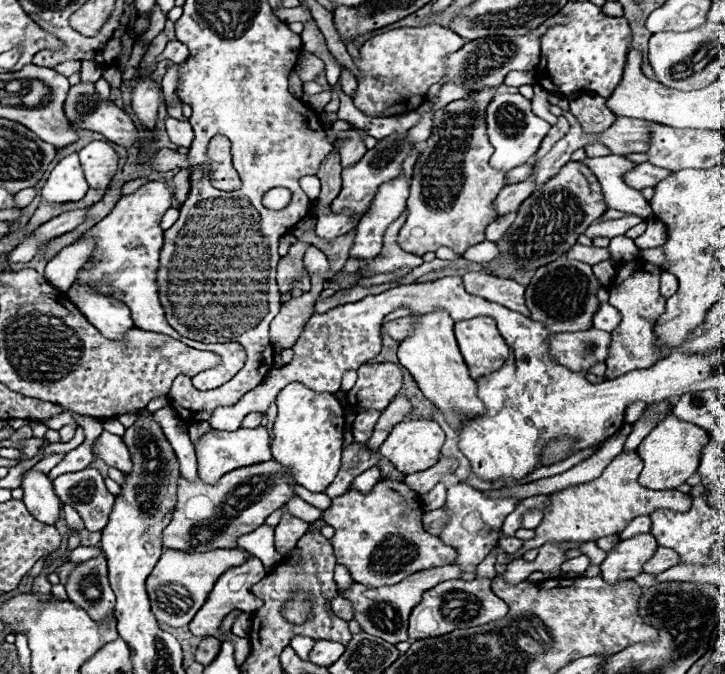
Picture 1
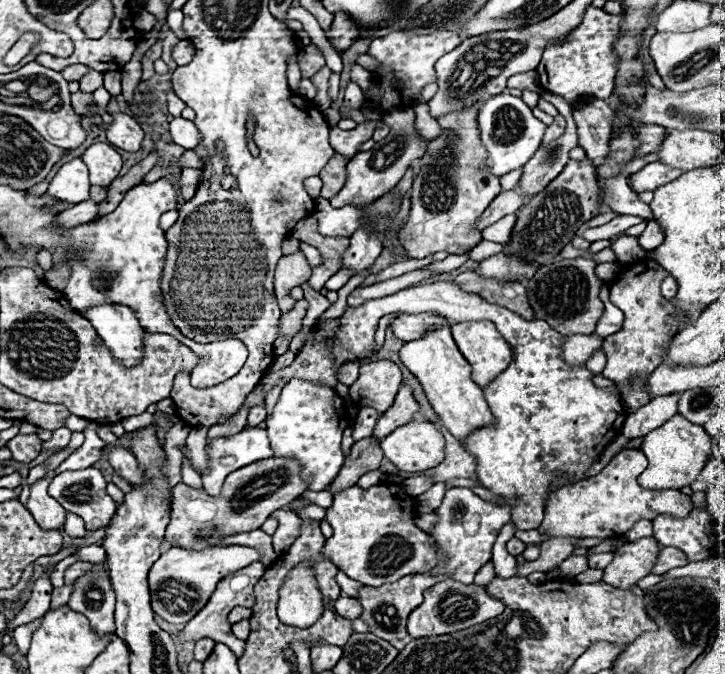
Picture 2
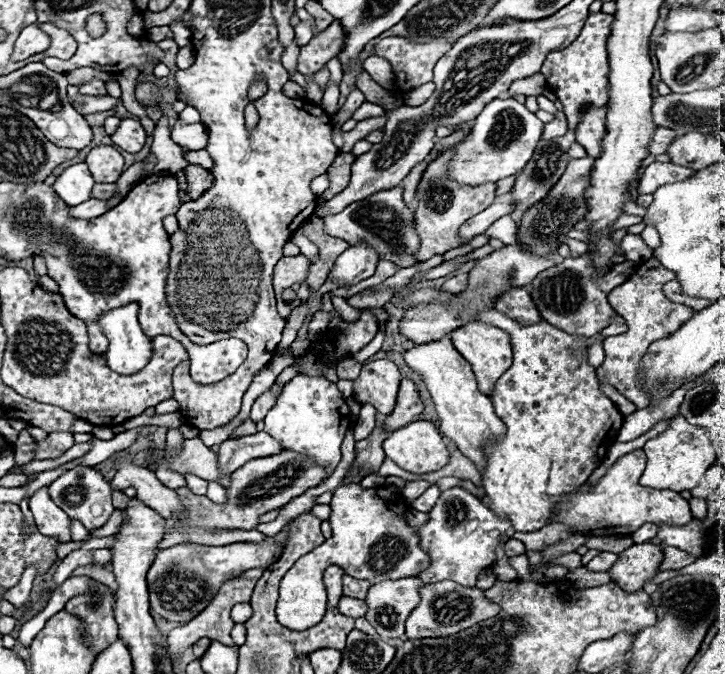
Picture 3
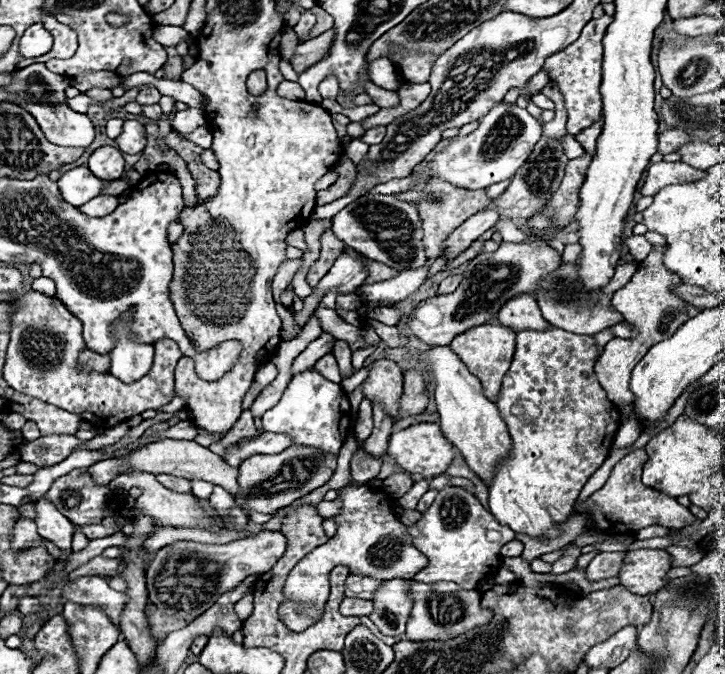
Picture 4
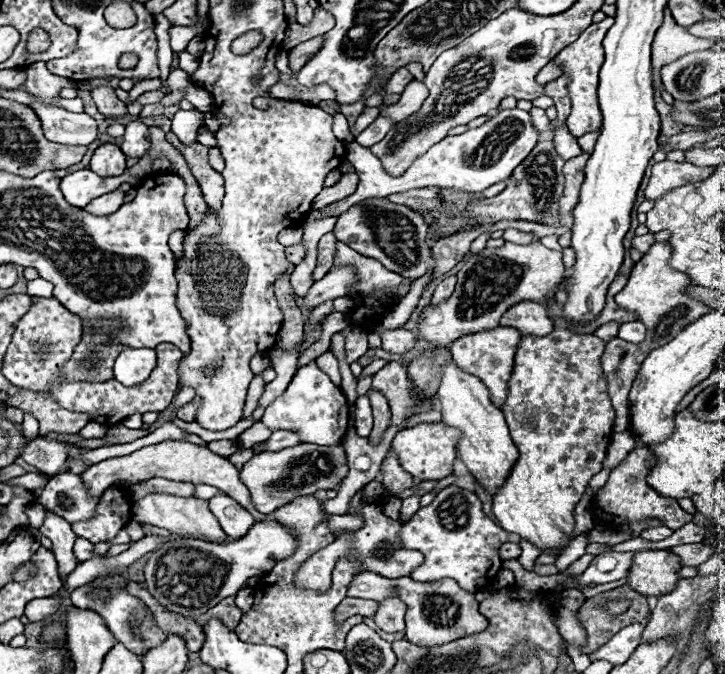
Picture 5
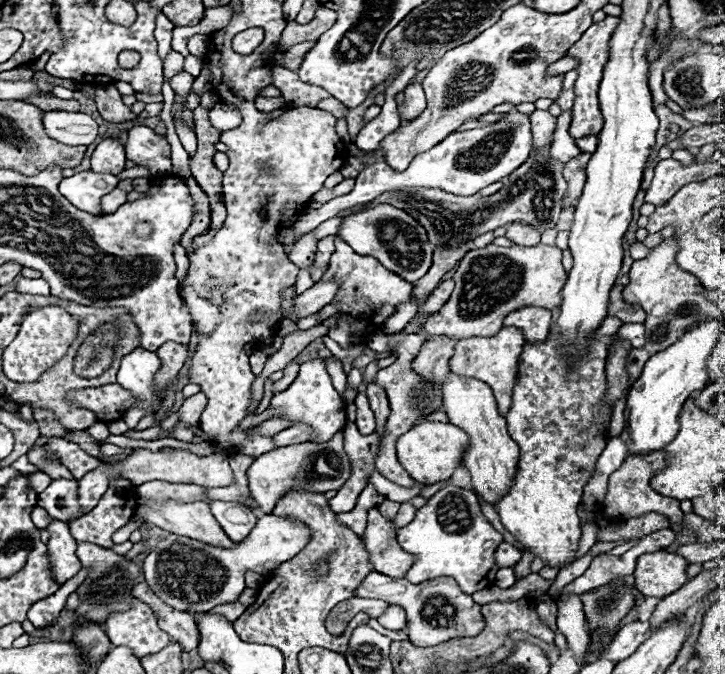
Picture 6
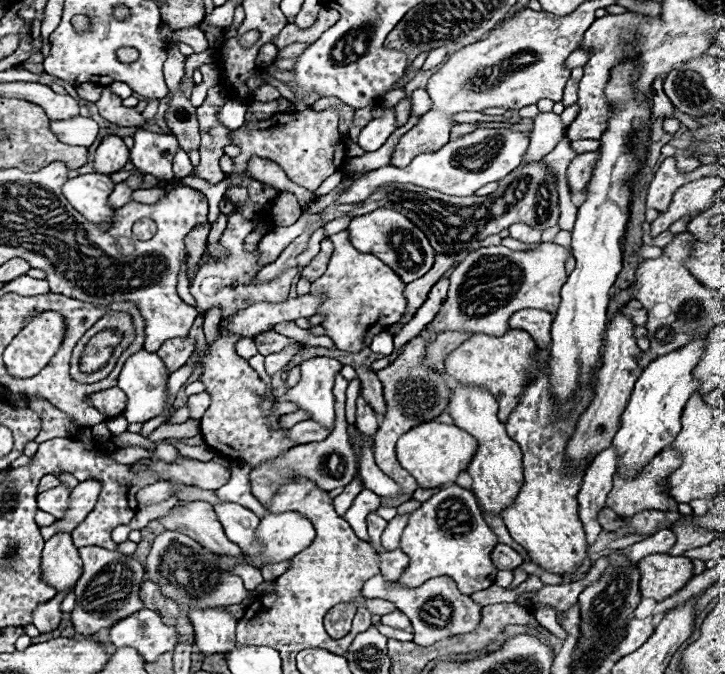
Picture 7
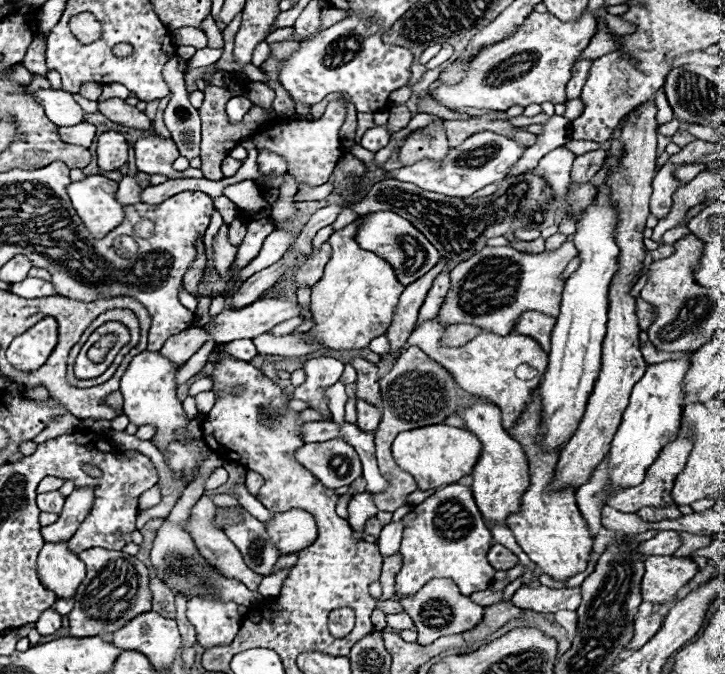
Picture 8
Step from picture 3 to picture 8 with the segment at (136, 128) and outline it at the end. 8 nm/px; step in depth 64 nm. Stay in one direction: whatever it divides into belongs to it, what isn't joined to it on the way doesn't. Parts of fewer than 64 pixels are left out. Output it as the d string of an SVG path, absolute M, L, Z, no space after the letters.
M144 136L138 138L138 142L134 144L134 152L136 152L136 166L140 172L162 174L170 178L180 176L172 168L174 160L180 156L172 140L162 140L158 136Z

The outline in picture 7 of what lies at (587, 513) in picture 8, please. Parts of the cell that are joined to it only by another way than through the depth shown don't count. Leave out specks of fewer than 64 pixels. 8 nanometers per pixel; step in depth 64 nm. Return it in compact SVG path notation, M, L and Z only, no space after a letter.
M610 446L594 460L594 464L588 466L584 474L584 482L578 492L578 502L588 546L594 544L594 540L602 530L602 526L598 524L598 512L606 506L606 496L612 490L614 472L616 472L616 452L614 446Z

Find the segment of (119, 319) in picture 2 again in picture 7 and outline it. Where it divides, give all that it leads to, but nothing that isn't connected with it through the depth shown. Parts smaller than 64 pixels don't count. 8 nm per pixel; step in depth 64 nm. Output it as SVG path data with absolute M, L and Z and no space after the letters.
M140 350L136 354L132 354L132 358L126 360L122 372L120 372L120 378L118 378L118 388L126 392L128 396L128 404L126 404L126 410L124 410L124 416L128 418L128 422L148 422L156 416L162 416L166 412L166 422L172 418L172 414L176 412L174 406L170 406L166 410L166 404L168 404L168 370L166 370L166 364L158 358L158 354L154 352L146 352L146 350Z

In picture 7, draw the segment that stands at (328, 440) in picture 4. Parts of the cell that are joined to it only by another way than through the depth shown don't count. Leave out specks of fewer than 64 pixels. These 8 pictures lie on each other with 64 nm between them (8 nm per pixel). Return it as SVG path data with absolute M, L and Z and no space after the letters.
M326 356L304 360L300 366L302 370L300 382L278 400L296 402L300 410L312 414L312 420L332 430L334 428L332 386L334 386L334 376L342 370L342 366L344 364L340 364L336 358L326 358Z

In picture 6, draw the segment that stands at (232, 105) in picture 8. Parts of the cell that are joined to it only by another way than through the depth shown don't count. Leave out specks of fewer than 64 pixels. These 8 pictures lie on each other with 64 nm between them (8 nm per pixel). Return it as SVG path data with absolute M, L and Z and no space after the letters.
M218 102L218 104L210 110L210 122L212 122L218 130L230 130L230 128L238 128L238 126L240 126L242 114L238 114L236 108Z

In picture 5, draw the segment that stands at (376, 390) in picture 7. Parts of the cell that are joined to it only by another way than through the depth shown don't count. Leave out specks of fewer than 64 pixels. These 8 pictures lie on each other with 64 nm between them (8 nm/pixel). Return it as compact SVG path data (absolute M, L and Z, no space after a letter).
M368 390L368 398L374 410L374 428L372 428L370 440L378 444L382 440L382 432L390 426L390 408L388 408L388 400L376 390Z

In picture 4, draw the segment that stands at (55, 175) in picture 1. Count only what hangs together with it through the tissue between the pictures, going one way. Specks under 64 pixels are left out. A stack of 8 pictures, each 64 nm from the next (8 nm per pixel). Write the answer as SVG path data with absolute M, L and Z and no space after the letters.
M86 166L74 168L58 180L58 188L60 188L64 200L72 206L82 206L90 198L100 196L106 184L110 184L110 182L96 178Z

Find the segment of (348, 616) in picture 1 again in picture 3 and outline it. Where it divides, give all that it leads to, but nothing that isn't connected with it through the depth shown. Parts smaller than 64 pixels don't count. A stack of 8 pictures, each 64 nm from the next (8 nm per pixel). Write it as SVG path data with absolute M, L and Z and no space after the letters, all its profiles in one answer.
M342 596L340 604L338 604L338 610L340 610L340 614L360 618L360 616L364 616L368 612L368 604L364 600L354 600L354 598Z

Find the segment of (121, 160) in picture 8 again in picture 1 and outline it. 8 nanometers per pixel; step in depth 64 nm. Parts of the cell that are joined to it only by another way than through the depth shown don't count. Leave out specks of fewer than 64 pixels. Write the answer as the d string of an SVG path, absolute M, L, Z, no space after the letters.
M90 142L80 152L80 164L90 188L106 190L118 170L118 154L106 142Z

